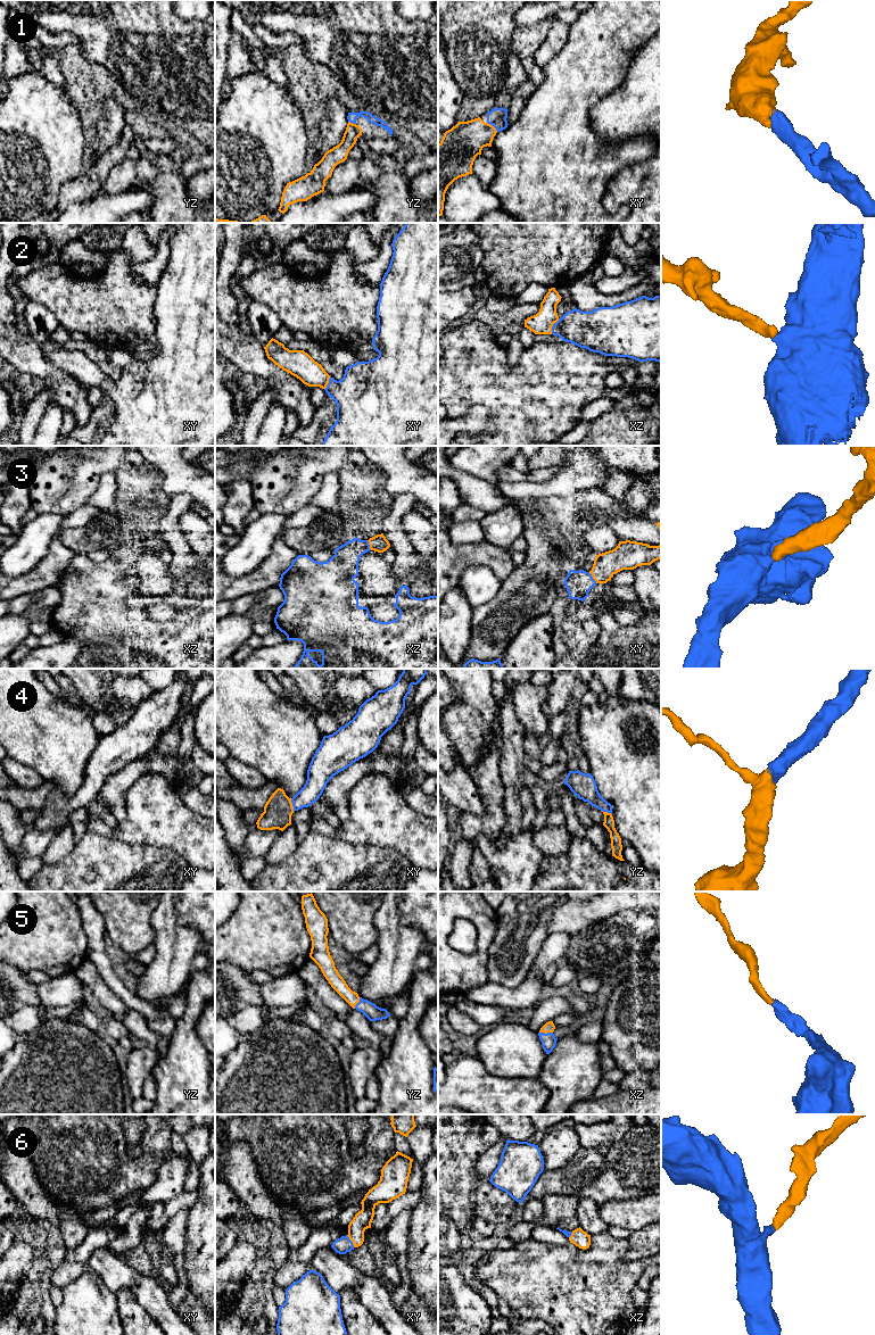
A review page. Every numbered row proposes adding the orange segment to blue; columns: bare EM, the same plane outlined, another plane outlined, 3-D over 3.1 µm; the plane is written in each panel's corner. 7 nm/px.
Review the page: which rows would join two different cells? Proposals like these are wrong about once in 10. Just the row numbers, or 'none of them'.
none of them

